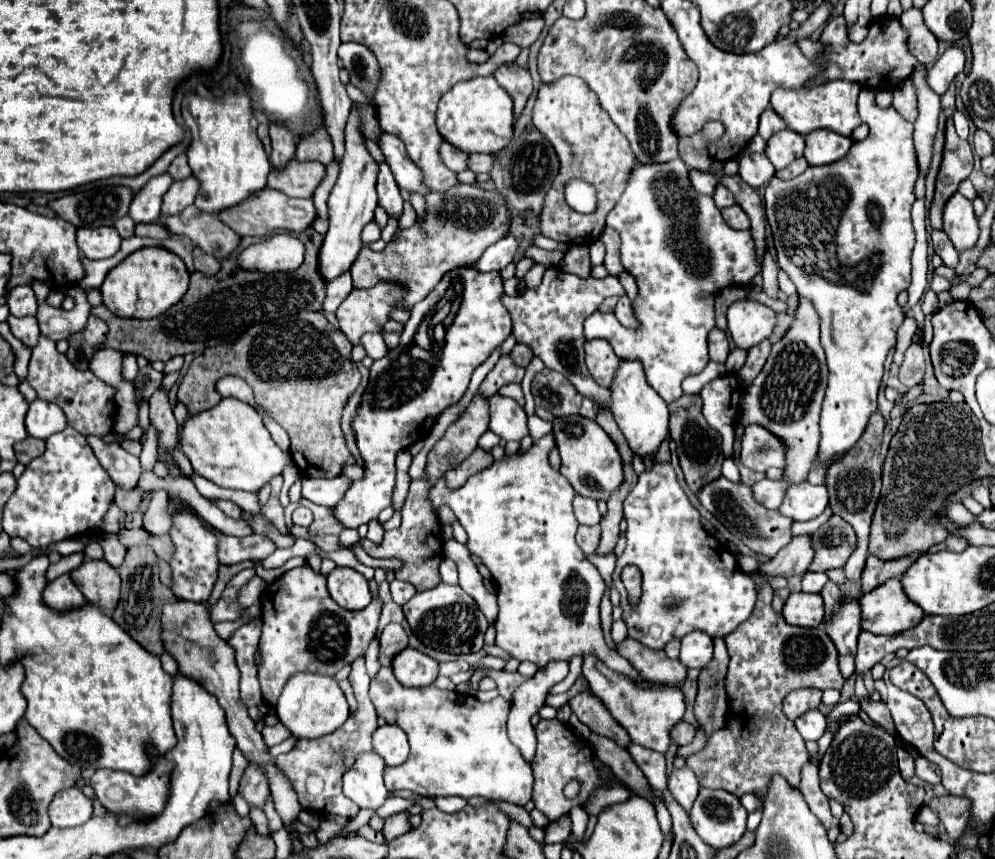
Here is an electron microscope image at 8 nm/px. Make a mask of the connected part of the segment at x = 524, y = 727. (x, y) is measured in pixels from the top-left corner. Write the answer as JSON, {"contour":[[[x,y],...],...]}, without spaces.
{"contour":[[[548,663],[544,671],[538,671],[532,679],[524,681],[512,697],[508,715],[508,739],[520,749],[522,757],[532,763],[536,753],[536,735],[530,717],[544,705],[548,689],[560,683],[568,675],[568,663]]]}

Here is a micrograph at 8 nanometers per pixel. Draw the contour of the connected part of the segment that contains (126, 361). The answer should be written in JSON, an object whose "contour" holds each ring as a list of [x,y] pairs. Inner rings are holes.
{"contour":[[[125,354],[122,361],[122,375],[126,379],[134,379],[138,373],[138,363],[136,363],[136,355]]]}

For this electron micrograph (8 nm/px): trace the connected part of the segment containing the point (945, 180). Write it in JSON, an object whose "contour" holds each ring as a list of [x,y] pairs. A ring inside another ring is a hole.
{"contour":[[[946,123],[946,147],[944,147],[944,159],[942,167],[936,179],[936,195],[930,207],[930,223],[932,229],[942,229],[942,211],[946,201],[958,191],[958,185],[968,179],[972,173],[974,159],[972,159],[972,149],[968,141],[962,141],[956,131],[954,123]]]}

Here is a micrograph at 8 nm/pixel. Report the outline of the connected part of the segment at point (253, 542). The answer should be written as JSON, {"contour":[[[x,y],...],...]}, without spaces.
{"contour":[[[216,531],[216,535],[220,535],[220,563],[222,565],[236,565],[244,559],[263,561],[276,549],[276,545],[262,535],[250,535],[244,539],[228,537],[228,535],[222,535],[220,531]]]}

